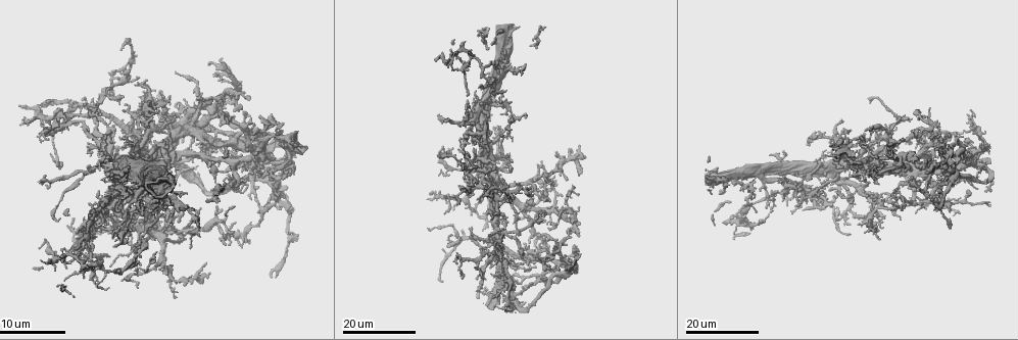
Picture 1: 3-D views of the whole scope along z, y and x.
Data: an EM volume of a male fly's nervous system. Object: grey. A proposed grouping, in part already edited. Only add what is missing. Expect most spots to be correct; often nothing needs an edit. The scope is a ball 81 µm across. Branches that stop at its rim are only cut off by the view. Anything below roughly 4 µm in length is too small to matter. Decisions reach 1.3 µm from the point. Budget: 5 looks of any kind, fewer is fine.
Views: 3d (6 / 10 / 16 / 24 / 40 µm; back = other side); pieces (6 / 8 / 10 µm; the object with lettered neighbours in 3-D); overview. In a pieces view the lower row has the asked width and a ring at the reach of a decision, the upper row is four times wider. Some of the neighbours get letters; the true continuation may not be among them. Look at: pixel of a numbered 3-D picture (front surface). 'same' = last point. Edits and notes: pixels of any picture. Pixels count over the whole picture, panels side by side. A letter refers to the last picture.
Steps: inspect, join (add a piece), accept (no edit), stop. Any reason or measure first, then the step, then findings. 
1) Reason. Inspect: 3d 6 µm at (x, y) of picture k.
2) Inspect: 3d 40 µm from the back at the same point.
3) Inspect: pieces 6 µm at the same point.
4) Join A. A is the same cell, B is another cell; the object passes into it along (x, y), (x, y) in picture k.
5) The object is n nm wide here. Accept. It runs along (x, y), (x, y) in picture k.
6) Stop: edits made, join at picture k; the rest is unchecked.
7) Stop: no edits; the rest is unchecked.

Tapers out. Inspect: 3d 16 µm at (99, 157) of picture 1.

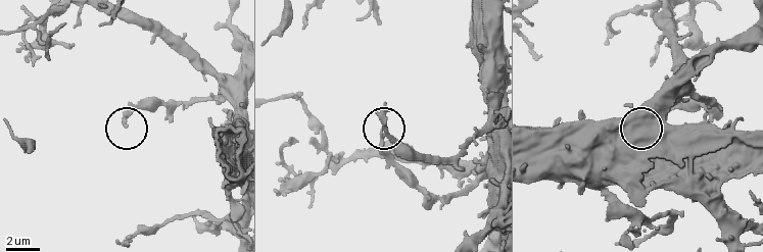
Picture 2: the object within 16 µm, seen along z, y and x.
Inspect: pieces 6 µm at (125, 126) of picture 2.

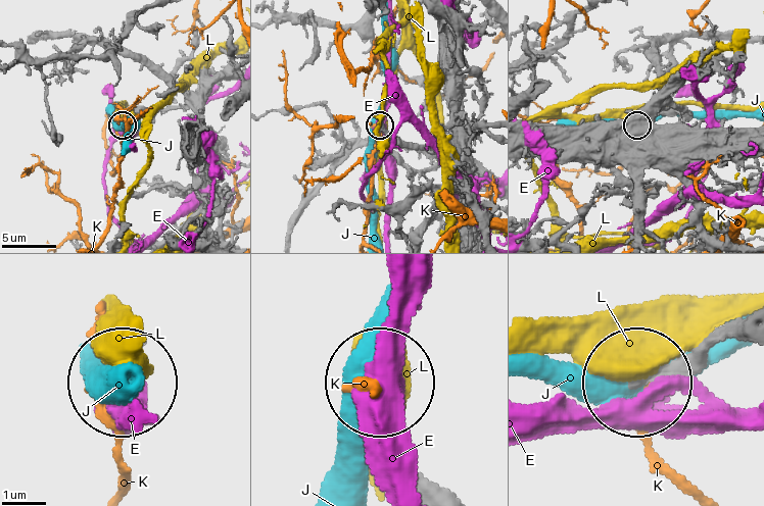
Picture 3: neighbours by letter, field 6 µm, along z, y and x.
Accept. E, J, K and L are other cells; it runs along (742, 323), (635, 383) in picture 3; none of them fits.

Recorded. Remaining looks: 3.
Branch stops here. Inspect: 3d 24 µm at (67, 128) of picture 1.

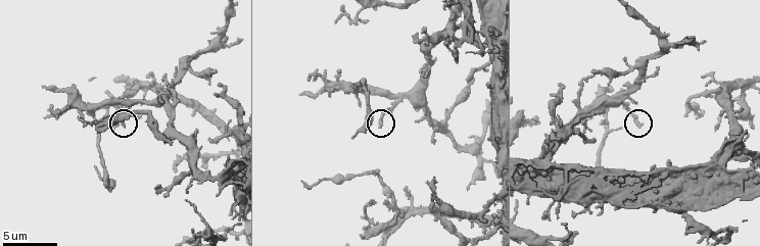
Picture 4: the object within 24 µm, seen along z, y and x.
Inspect: pieces 10 µm at (381, 124) of picture 4.

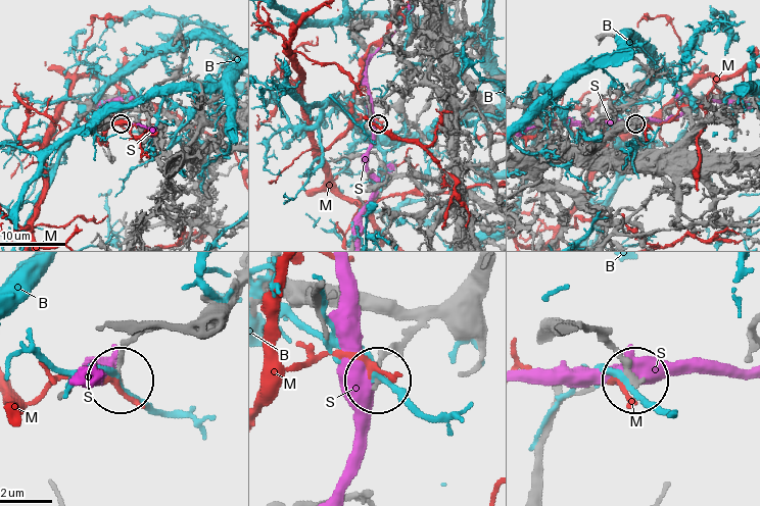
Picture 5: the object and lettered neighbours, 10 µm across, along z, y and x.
The object is 220 nm wide here. Accept. B, M and S are other cells; it runs along (159, 330), (127, 349), (121, 380) in picture 5; no lettered piece goes on from it.

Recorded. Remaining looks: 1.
Free end. Inspect: pieces 6 µm at (433, 177) of picture 4.

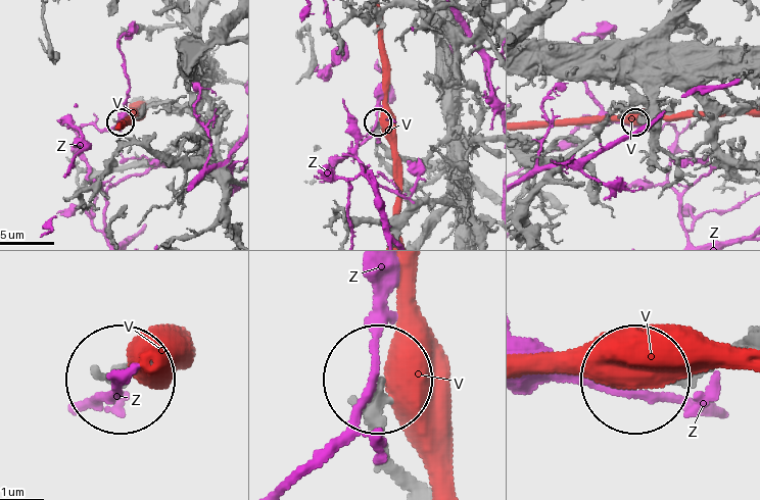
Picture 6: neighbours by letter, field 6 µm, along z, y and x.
Accept. V and Z are other cells; none of them fits.

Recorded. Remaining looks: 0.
Stop: no edits; the rest is unchecked.

